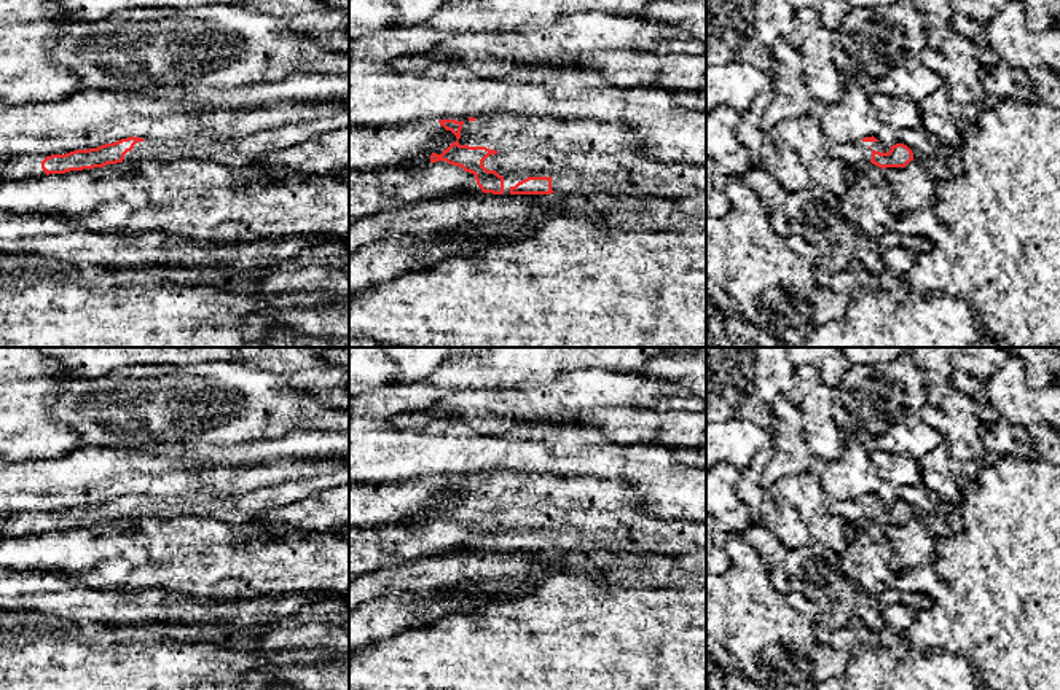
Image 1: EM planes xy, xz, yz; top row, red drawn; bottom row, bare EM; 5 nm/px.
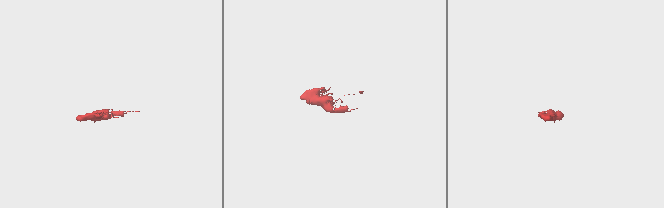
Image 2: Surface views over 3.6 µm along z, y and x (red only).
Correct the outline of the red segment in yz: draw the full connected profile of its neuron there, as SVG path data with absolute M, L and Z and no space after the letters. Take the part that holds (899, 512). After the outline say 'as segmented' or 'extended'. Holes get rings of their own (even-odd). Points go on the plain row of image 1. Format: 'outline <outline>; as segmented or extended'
outline M872 492L854 500L830 500L829 515L842 516L848 523L870 518L872 521L886 526L905 524L910 518L913 518L913 510L904 500L885 504Z; extended

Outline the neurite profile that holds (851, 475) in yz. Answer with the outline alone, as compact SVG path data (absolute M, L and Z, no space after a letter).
M856 440L845 443L837 459L811 456L808 472L818 476L829 500L854 500L875 492L880 484L870 453Z

